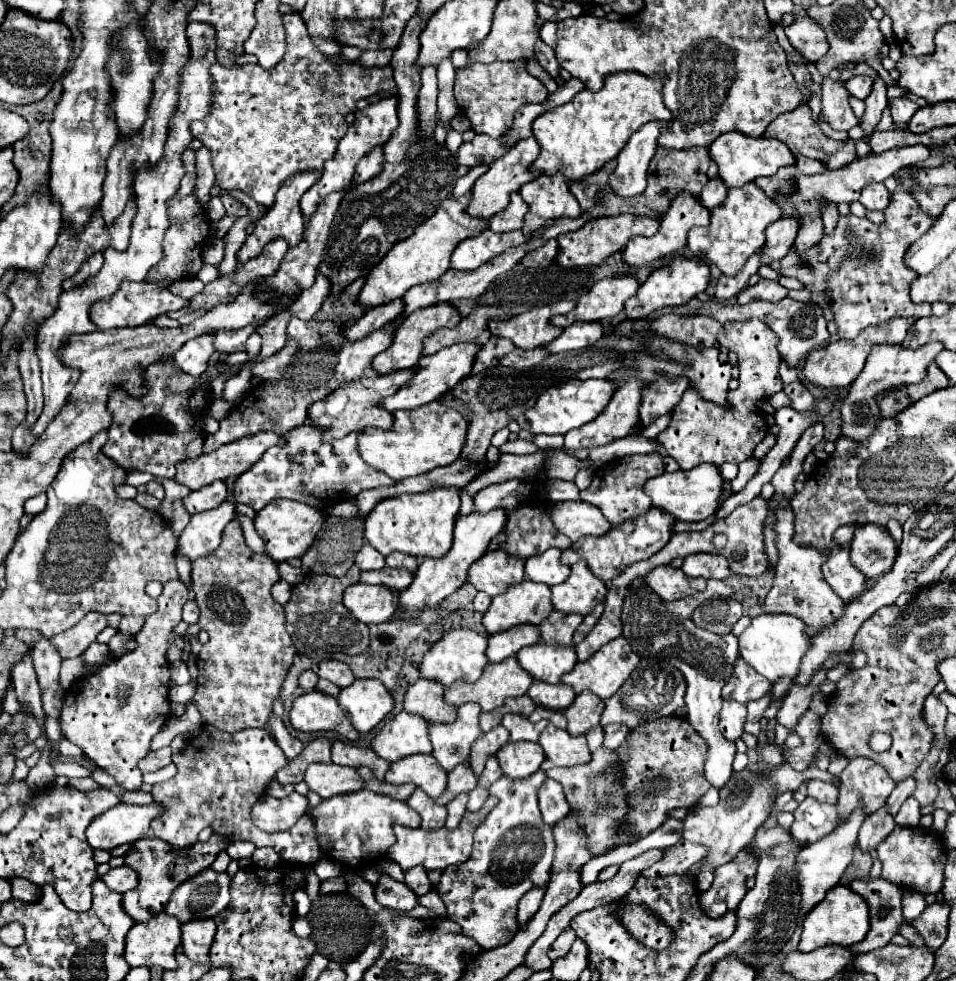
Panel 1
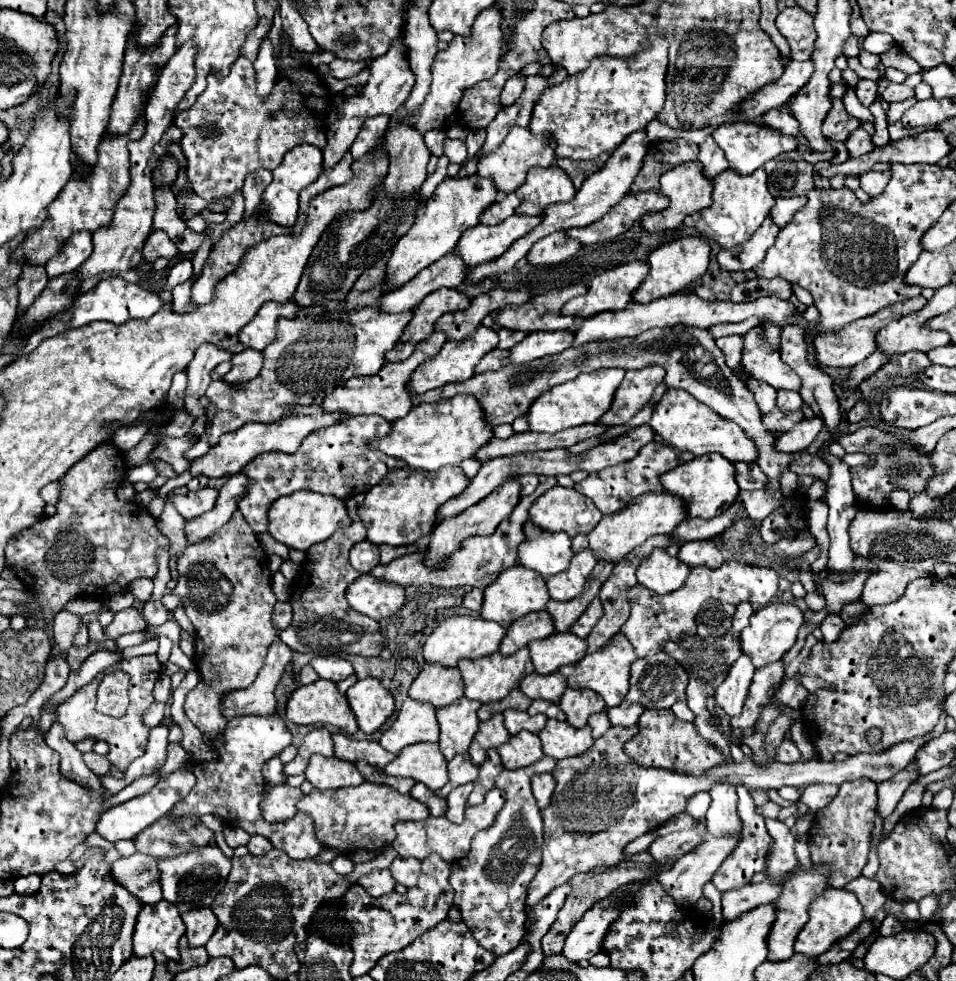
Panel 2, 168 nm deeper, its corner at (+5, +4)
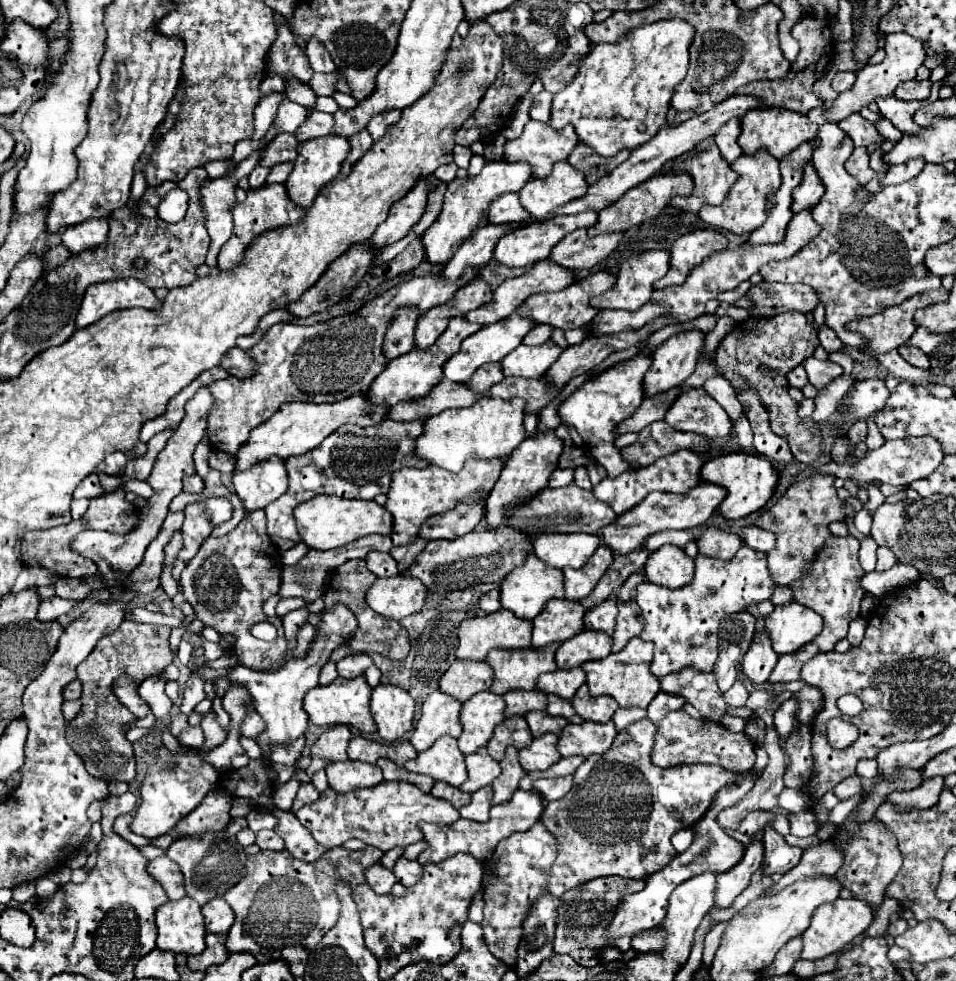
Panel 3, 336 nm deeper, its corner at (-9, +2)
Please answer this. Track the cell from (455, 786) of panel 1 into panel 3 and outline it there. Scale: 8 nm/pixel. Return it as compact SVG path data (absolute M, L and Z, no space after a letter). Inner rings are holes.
M486 747L478 749L472 755L466 755L466 767L468 767L468 779L464 785L460 785L460 789L466 793L474 793L490 785L500 775L500 765L488 755Z

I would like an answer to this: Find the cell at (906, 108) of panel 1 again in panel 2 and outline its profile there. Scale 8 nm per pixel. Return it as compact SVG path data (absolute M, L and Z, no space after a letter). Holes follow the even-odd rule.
M888 83L888 87L882 91L882 97L888 101L888 103L894 103L894 101L904 101L908 97L914 97L914 89L908 87L908 85L898 85L898 83Z

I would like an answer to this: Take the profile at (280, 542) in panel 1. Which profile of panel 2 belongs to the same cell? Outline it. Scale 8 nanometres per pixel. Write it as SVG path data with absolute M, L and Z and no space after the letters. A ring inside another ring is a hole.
M296 491L292 495L280 497L272 503L272 509L268 511L268 531L270 535L284 543L286 547L308 551L312 545L328 539L336 529L344 529L352 525L352 519L348 515L348 507L344 499L332 497L332 495L320 495L314 491Z

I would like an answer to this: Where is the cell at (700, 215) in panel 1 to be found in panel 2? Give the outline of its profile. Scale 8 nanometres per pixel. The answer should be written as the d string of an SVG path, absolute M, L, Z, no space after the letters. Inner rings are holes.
M688 161L688 163L676 165L674 169L670 169L668 173L664 173L660 177L660 185L662 185L664 195L670 197L670 205L668 205L668 209L664 209L660 213L646 213L642 217L644 229L650 229L652 233L666 231L668 227L676 229L686 215L702 211L702 209L710 207L710 203L712 203L712 181L704 177L704 165L700 161Z

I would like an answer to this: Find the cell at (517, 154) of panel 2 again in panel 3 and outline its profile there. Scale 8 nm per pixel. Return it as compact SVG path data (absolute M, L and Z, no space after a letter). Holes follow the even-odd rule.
M528 121L520 137L506 141L502 159L508 163L526 161L532 167L532 179L542 179L550 175L554 163L568 159L576 143L574 127L554 131L548 123Z

